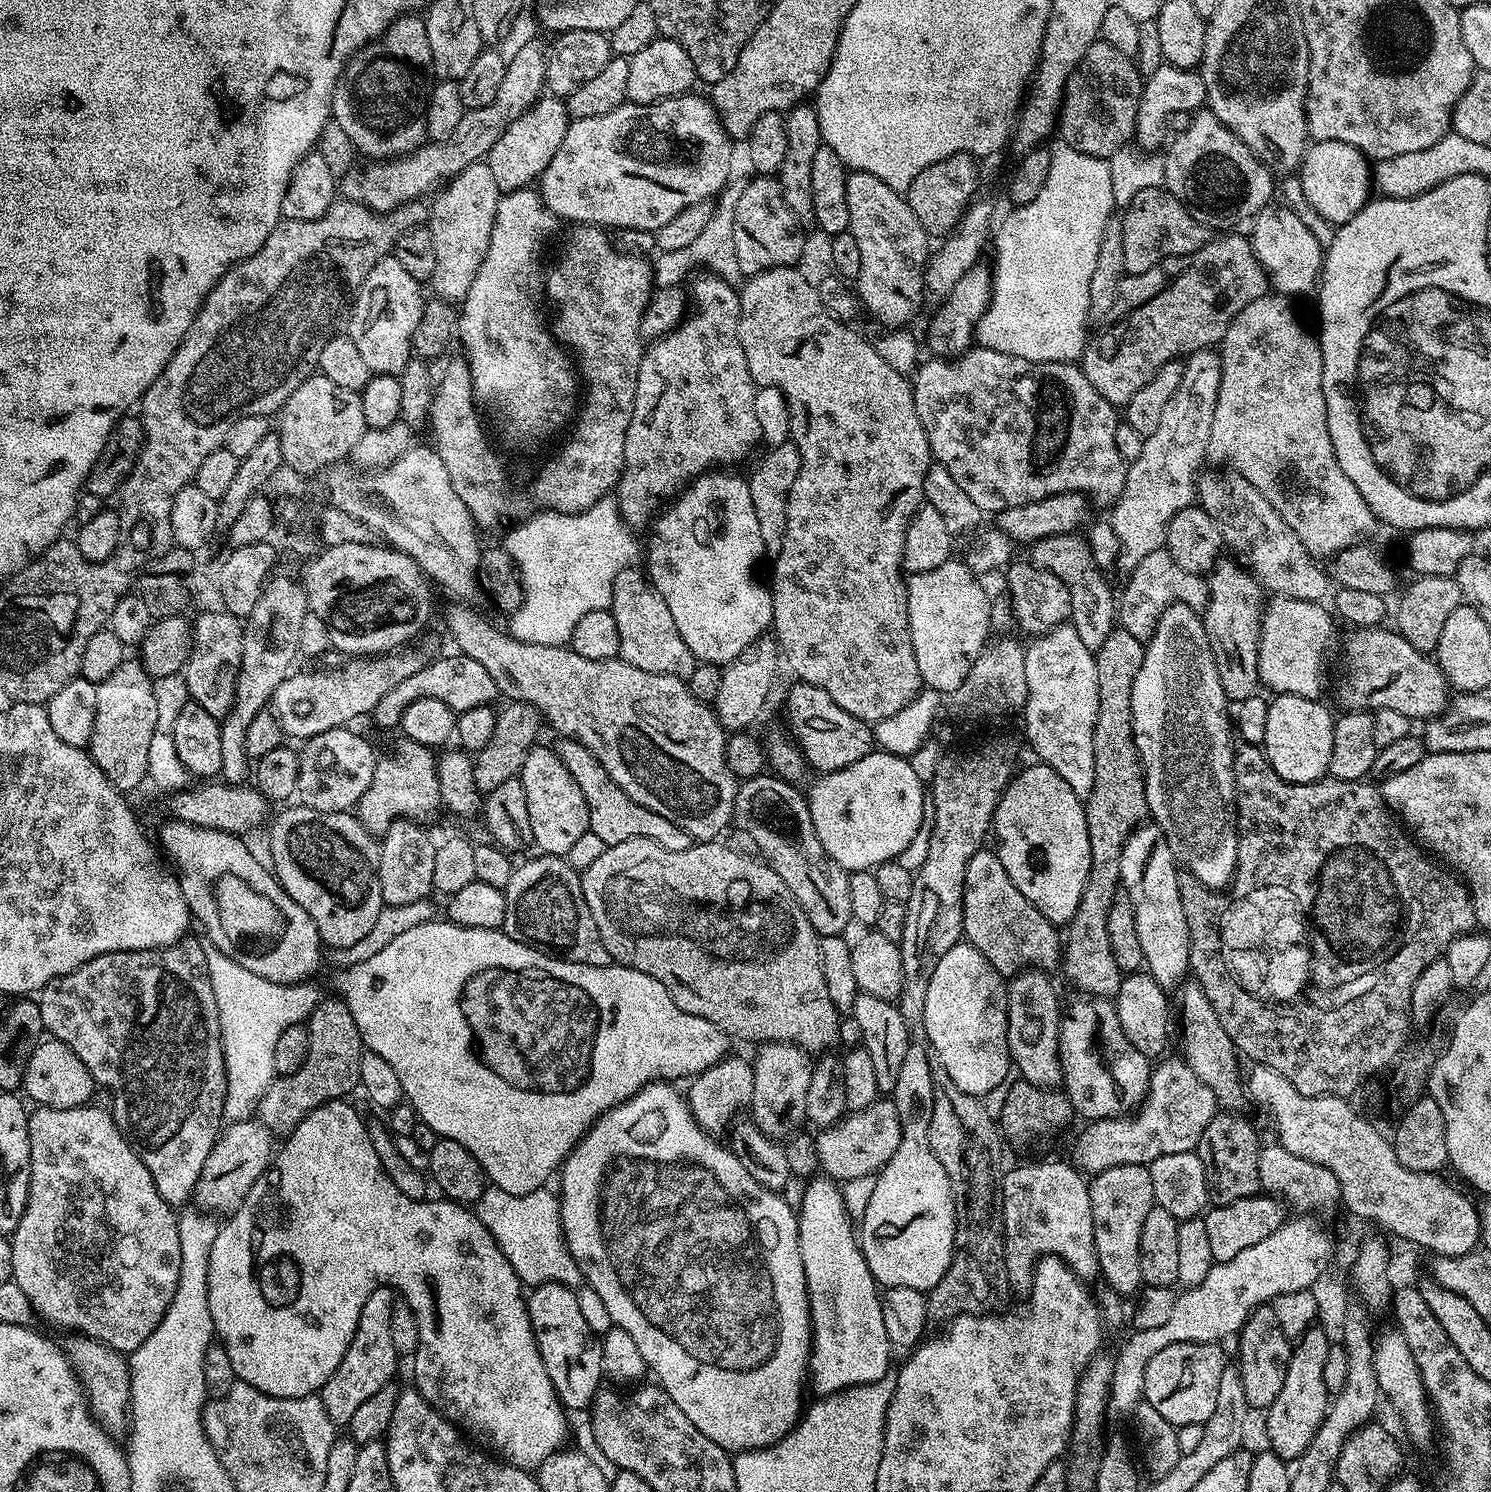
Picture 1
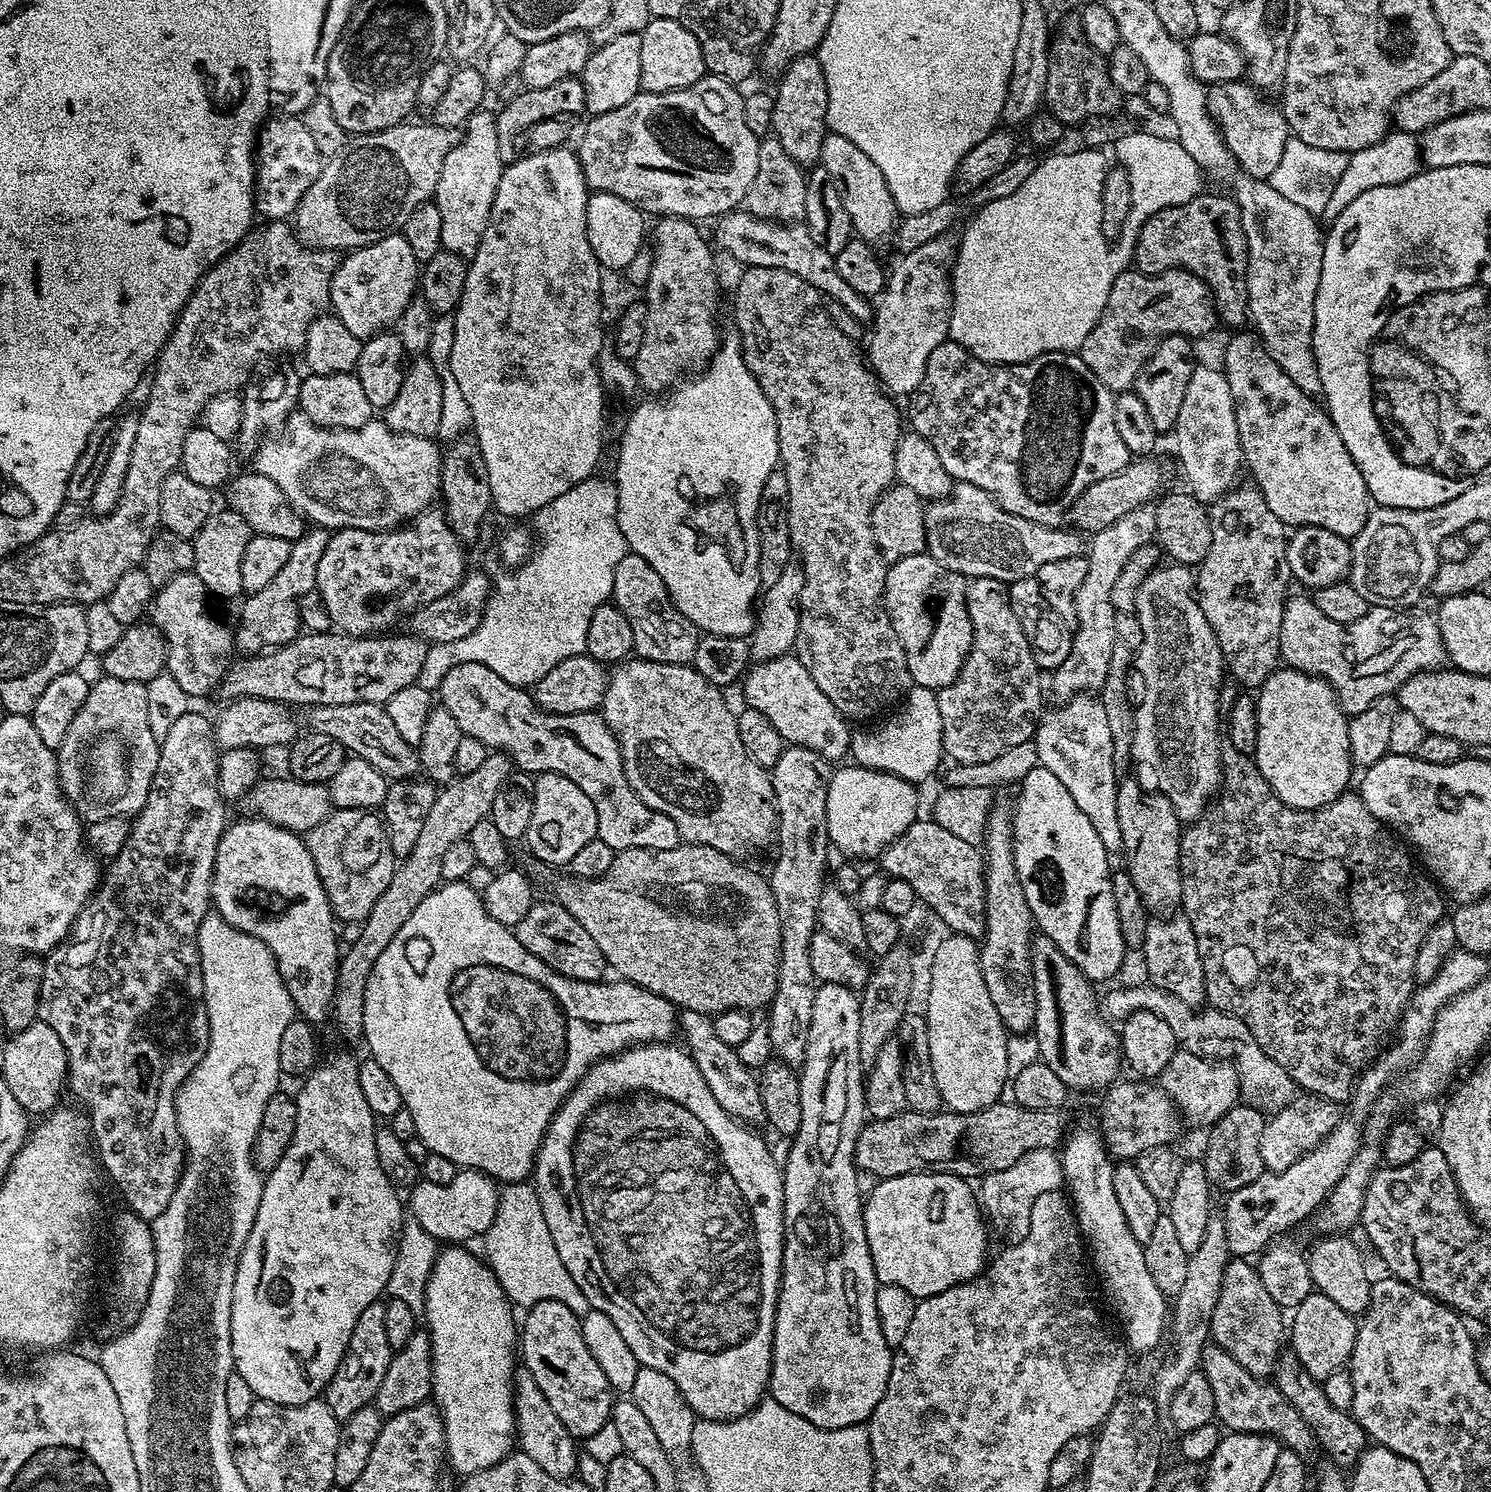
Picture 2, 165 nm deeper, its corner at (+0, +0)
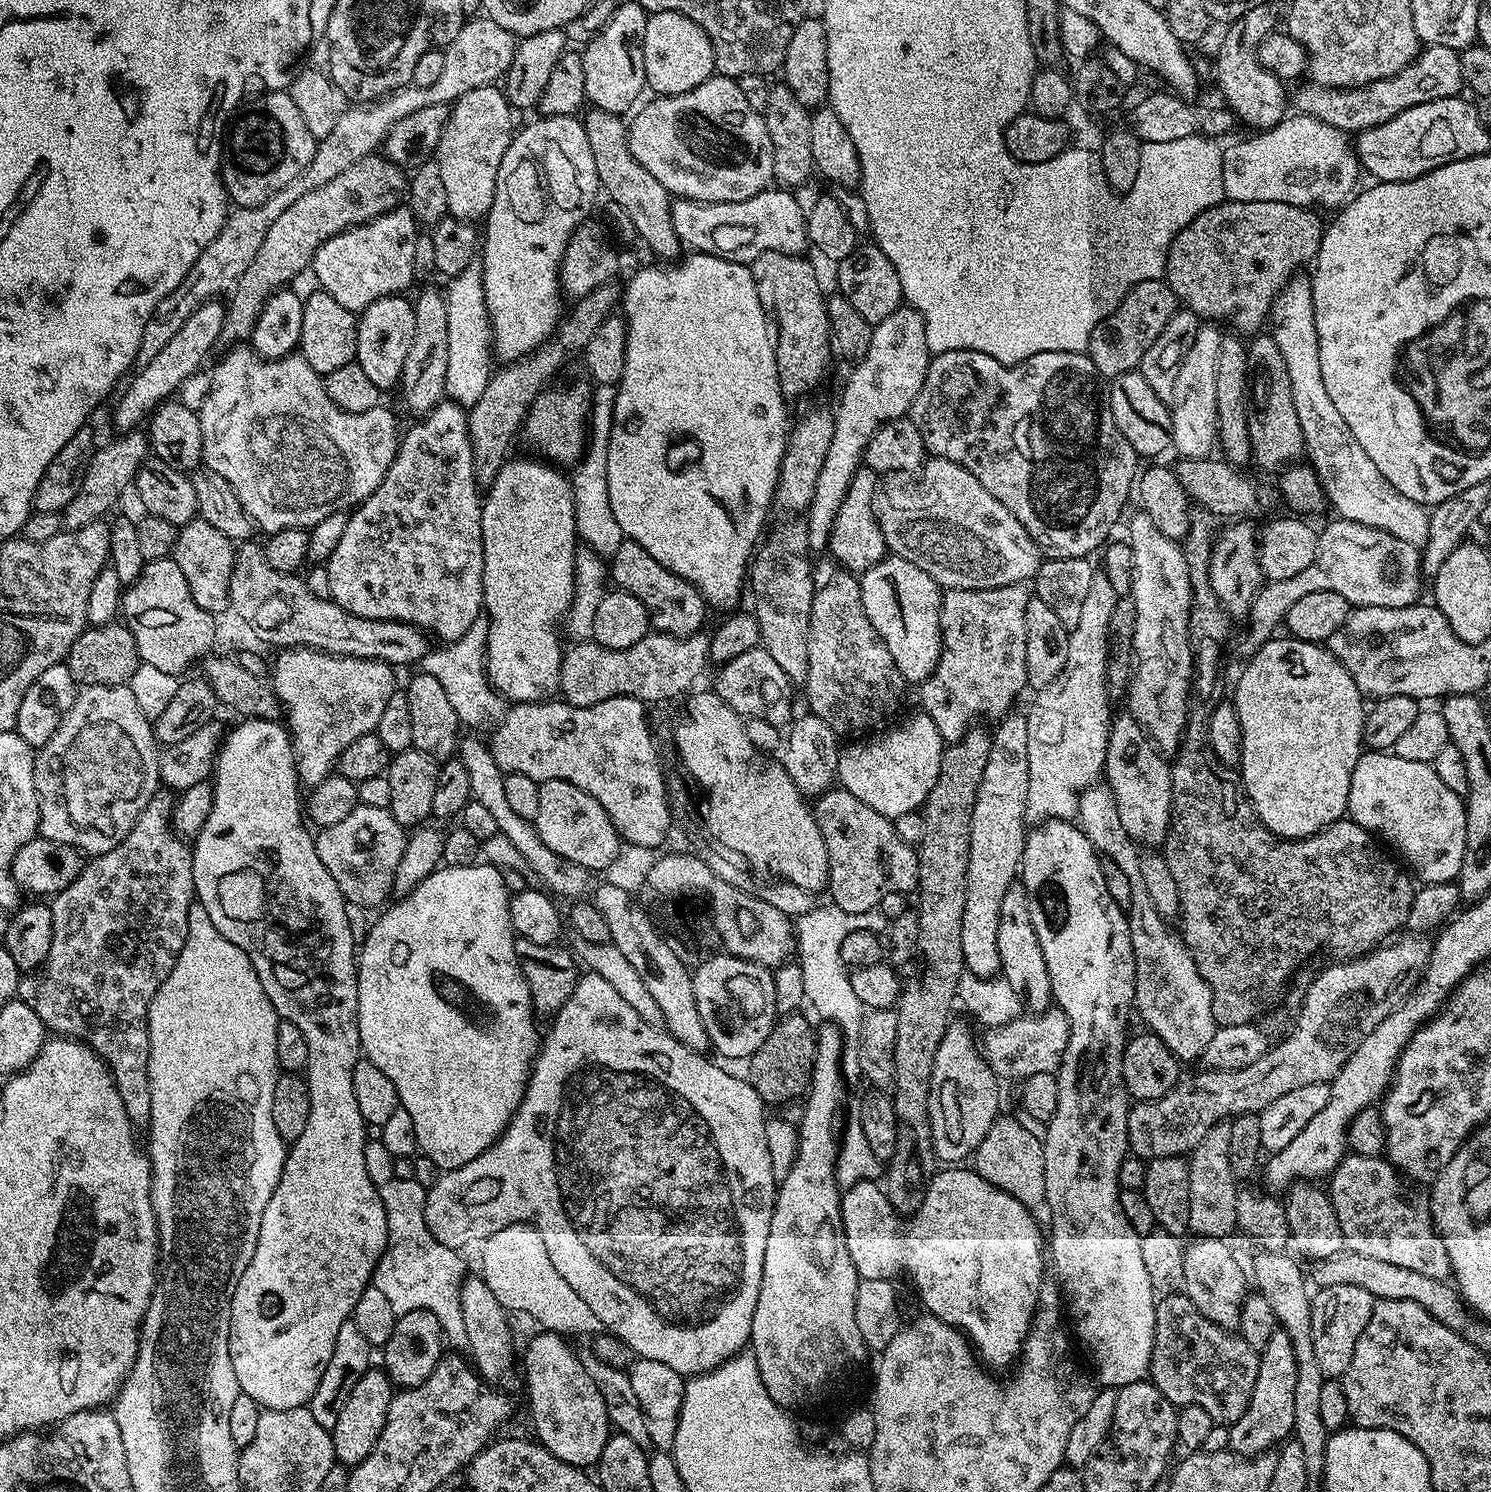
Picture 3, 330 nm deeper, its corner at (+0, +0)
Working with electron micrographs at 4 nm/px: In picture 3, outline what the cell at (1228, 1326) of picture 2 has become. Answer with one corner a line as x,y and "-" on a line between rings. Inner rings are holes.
1200,1238
1197,1244
1189,1243
1184,1250
1184,1279
1183,1295
1194,1302
1194,1306
1210,1318
1219,1328
1236,1330
1240,1326
1240,1315
1245,1296
1250,1292
1250,1280
1246,1268
1240,1265
1238,1257
1232,1253
1229,1241
1224,1238

